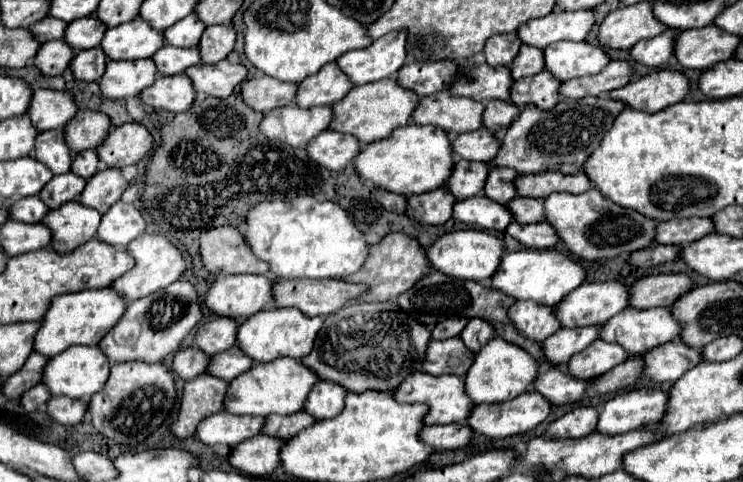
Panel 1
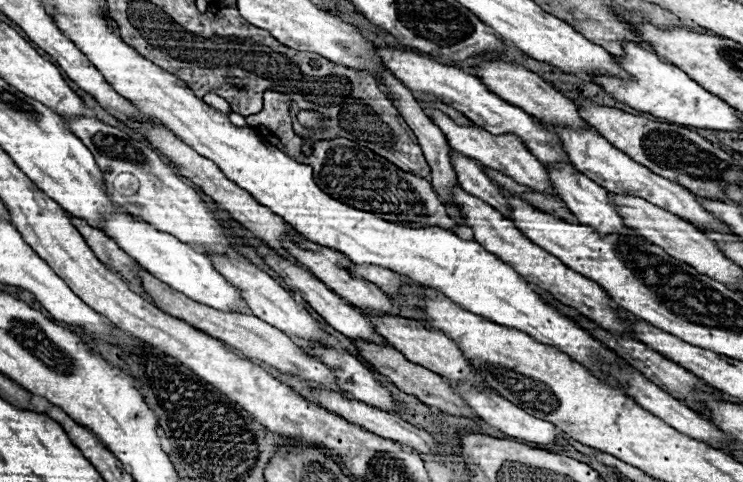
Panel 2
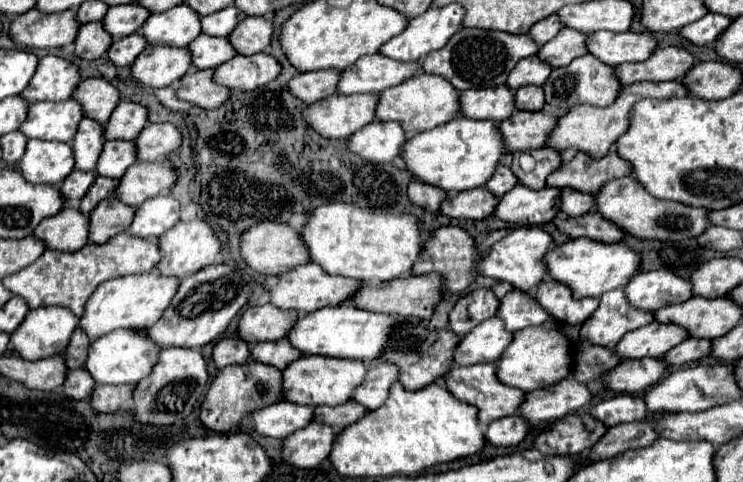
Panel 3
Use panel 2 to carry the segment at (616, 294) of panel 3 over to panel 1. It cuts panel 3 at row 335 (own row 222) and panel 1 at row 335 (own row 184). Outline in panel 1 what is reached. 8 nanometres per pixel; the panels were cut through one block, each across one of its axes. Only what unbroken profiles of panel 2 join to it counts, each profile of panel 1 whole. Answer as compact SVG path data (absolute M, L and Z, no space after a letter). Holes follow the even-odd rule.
M586 326L586 328L562 328L550 338L542 342L546 360L552 366L564 368L568 360L588 348L600 336L600 326Z

